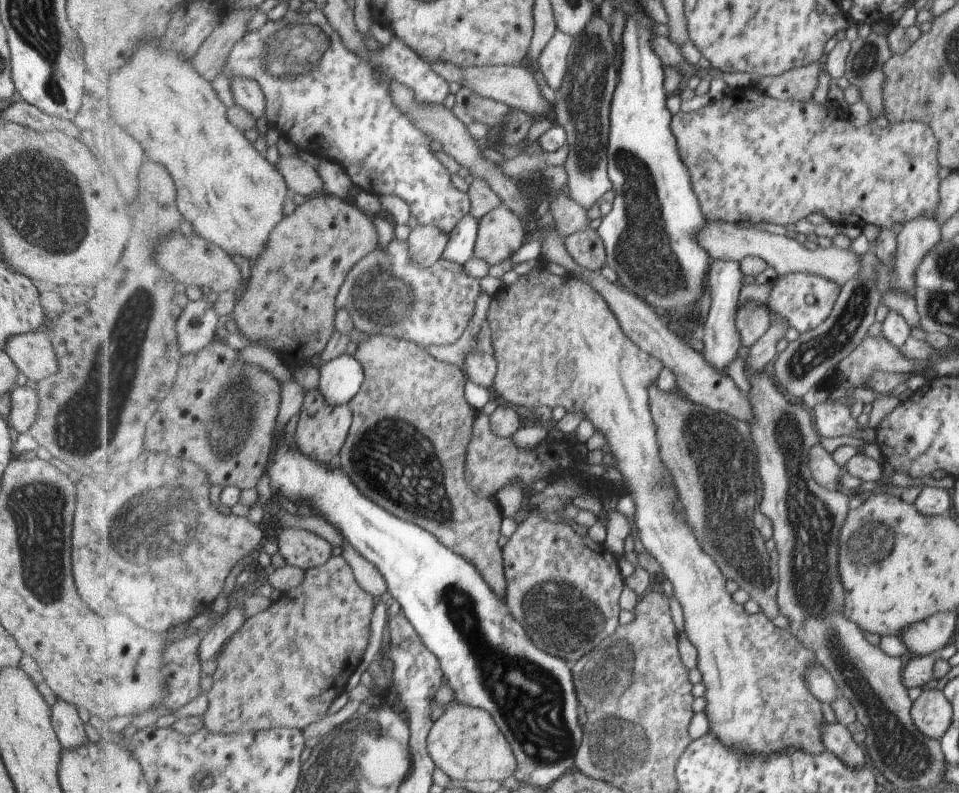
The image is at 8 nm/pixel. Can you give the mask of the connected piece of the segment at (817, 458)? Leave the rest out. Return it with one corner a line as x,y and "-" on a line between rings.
814,445
808,452
808,469
817,484
827,490
835,491
844,474
843,467
838,466
823,447

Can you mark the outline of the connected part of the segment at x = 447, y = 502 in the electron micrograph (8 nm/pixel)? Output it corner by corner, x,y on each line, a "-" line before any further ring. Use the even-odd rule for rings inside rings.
389,335
359,337
357,343
355,356
364,364
367,380
351,402
355,416
346,445
337,459
339,465
365,496
373,498
391,514
432,532
445,546
454,546
457,553
467,557
481,571
502,599
507,598
508,580
501,535
503,516
497,500
475,493
464,477
464,458
472,442
474,422
479,413
465,398
470,381
466,369
436,359
417,343
-
417,472
427,472
427,478
419,480

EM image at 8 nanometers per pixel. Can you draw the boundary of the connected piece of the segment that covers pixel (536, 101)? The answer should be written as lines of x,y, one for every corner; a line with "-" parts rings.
526,63
516,67
494,67
494,66
478,66
467,67
463,69
464,84
461,86
473,89
477,94
488,99
501,101
503,104
508,104
511,108
518,108
532,114
537,119
544,117
552,117
554,112
554,103
549,104
547,98
541,94
535,76
533,76
532,67

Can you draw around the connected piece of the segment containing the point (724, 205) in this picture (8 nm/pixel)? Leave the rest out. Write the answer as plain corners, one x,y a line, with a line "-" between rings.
759,88
732,89
724,99
709,104
698,111
684,113
680,110
673,116
672,129
677,140
677,150
680,150
681,158
685,158
685,164
693,172
693,186
697,190
697,196
701,198
700,205
704,215
712,221
729,221
730,223
739,223
741,221
751,221
753,224
759,222
770,222
779,224
779,226
793,226
797,221
804,220
809,213
819,211
833,225
841,226
845,222
850,222
860,228
865,225
875,225
876,227
893,226
895,222
903,224
905,221
913,220
921,215
931,215
935,212
937,204
937,161
935,160
935,146
939,146
927,128
926,123
917,121
889,122
884,129
879,129
876,125
868,122
861,128
851,128
847,122
845,114
841,109
829,108
827,102
820,106
815,106
813,101
794,101
774,99
766,95

